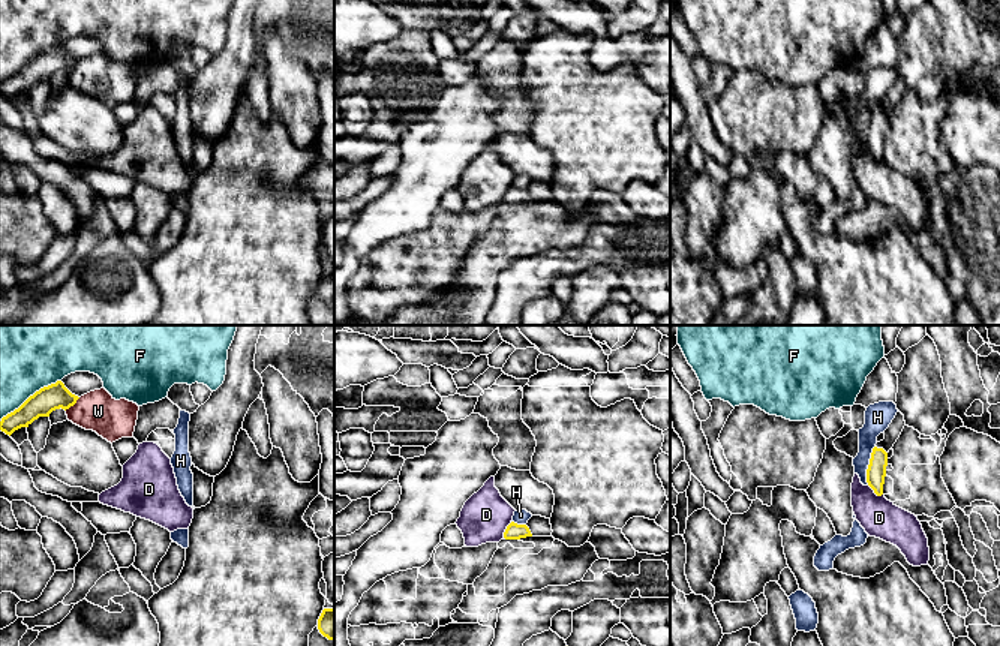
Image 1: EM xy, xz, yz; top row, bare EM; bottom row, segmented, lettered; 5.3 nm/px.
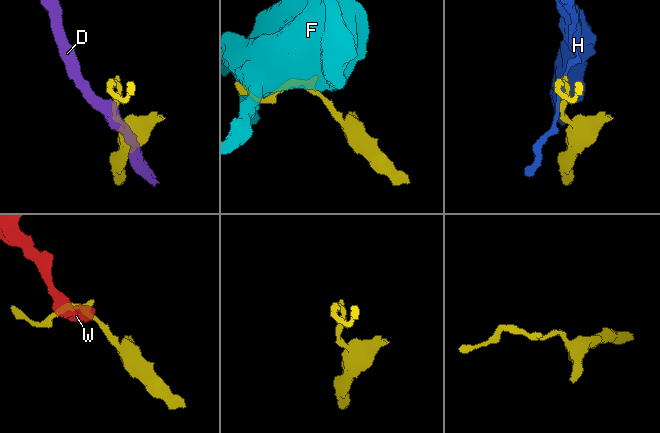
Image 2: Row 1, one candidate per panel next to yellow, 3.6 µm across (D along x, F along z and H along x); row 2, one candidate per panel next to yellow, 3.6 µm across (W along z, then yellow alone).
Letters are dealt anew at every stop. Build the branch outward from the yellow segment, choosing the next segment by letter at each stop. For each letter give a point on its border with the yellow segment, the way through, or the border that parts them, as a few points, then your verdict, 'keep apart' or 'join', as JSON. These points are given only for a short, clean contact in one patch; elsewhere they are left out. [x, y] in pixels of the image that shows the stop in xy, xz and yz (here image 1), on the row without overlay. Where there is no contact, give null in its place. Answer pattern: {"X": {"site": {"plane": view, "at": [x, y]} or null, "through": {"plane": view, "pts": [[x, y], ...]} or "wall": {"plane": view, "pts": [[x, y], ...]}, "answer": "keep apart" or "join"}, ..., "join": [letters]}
{"D": {"site": {"plane": "xz", "at": [505, 194]}, "answer": "keep apart"}, "F": {"site": {"plane": "xy", "at": [30, 60]}, "answer": "keep apart"}, "H": {"site": {"plane": "yz", "at": [868, 129]}, "wall": {"plane": "yz", "pts": [[874, 110], [867, 134], [867, 149]]}, "answer": "keep apart"}, "W": {"site": {"plane": "xy", "at": [72, 69]}, "wall": {"plane": "xy", "pts": [[80, 62], [65, 74]]}, "answer": "keep apart"}, "join": []}

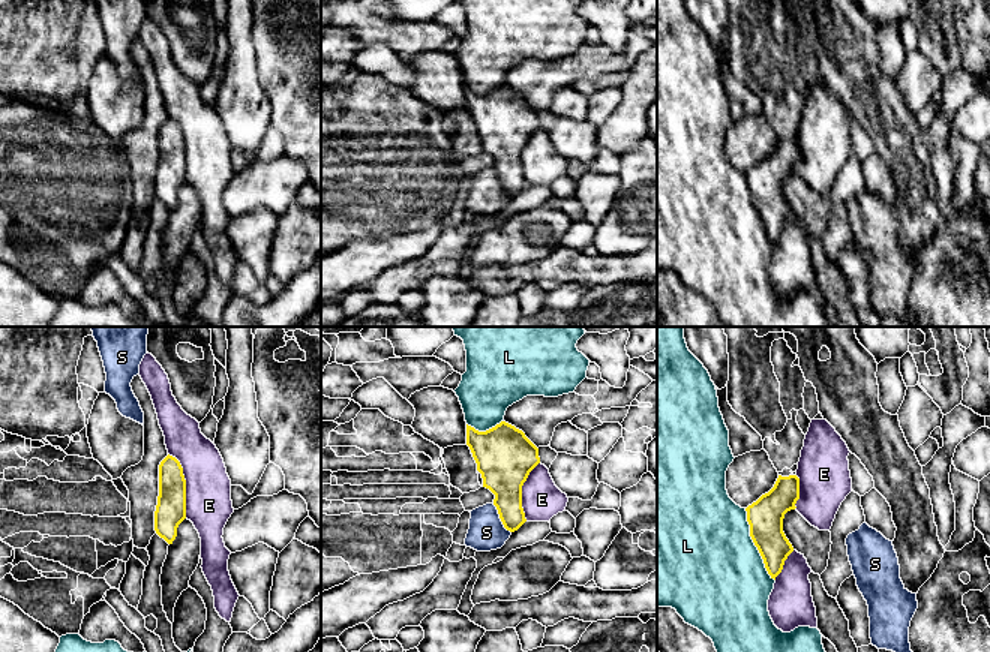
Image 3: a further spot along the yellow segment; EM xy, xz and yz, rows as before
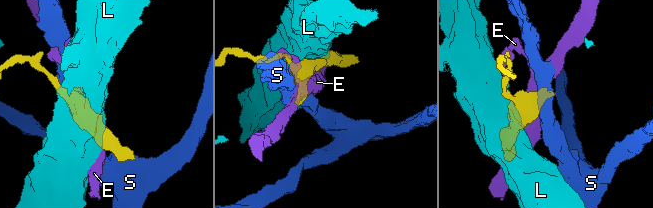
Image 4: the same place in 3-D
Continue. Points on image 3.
{"E": {"site": {"plane": "xy", "at": [185, 149]}, "answer": "keep apart"}, "L": {"site": {"plane": "yz", "at": [755, 209]}, "answer": "keep apart"}, "S": {"site": {"plane": "xz", "at": [500, 182]}, "answer": "keep apart"}, "join": []}

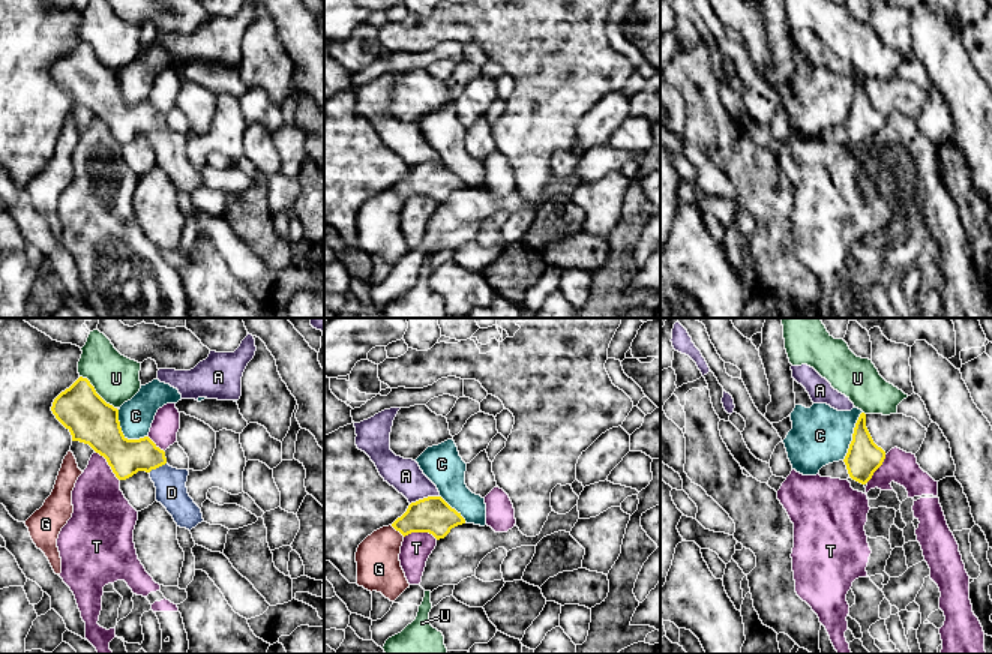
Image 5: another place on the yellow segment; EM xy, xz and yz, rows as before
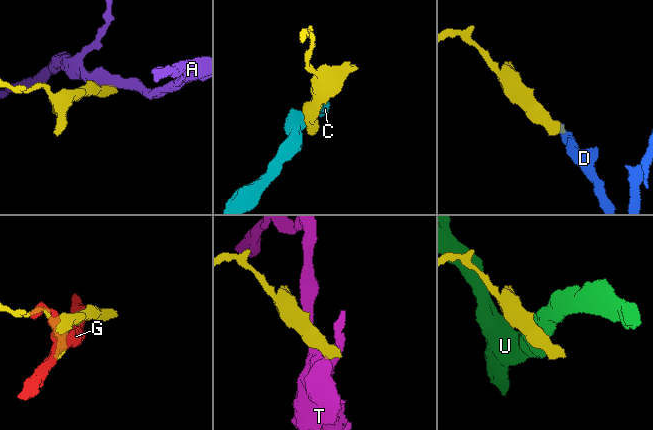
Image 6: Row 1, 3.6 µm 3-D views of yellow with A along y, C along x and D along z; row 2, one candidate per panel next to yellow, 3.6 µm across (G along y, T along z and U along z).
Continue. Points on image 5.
{"A": {"site": {"plane": "xz", "at": [423, 162]}, "wall": {"plane": "xz", "pts": [[438, 159], [419, 162], [410, 168]]}, "answer": "keep apart"}, "C": {"site": {"plane": "xy", "at": [122, 98]}, "wall": {"plane": "xy", "pts": [[117, 74], [120, 95], [128, 102], [147, 101]]}, "answer": "keep apart"}, "D": {"site": {"plane": "xy", "at": [156, 131]}, "through": {"plane": "xy", "pts": [[125, 120], [146, 120], [156, 131], [170, 146], [171, 156]]}, "answer": "join"}, "G": {"site": {"plane": "xz", "at": [398, 194]}, "answer": "keep apart"}, "T": {"site": {"plane": "xz", "at": [420, 195]}, "answer": "keep apart"}, "U": {"site": {"plane": "xy", "at": [95, 56]}, "wall": {"plane": "xy", "pts": [[80, 39], [116, 72]]}, "answer": "keep apart"}, "join": ["D"]}

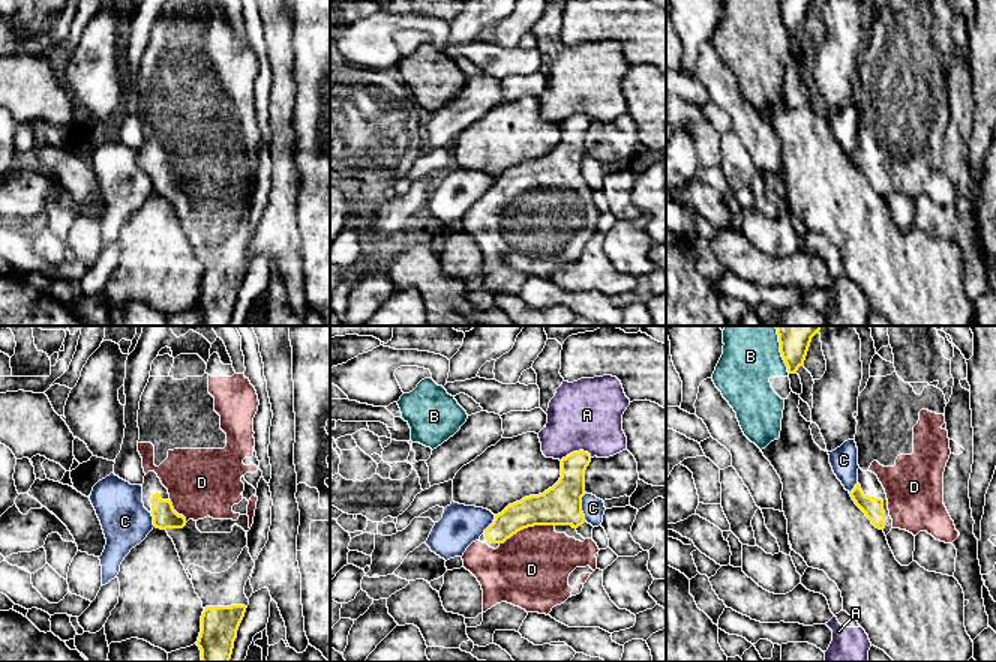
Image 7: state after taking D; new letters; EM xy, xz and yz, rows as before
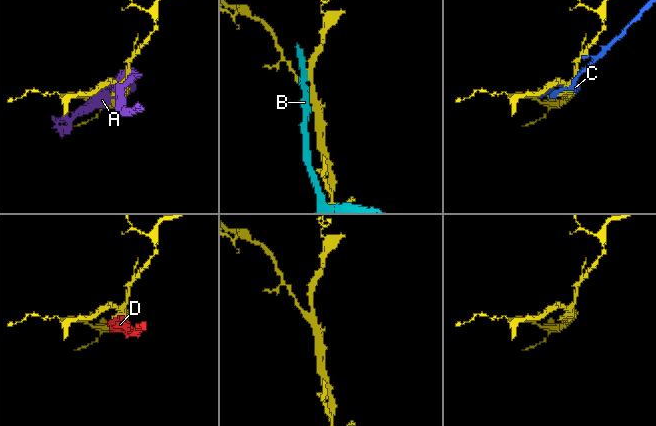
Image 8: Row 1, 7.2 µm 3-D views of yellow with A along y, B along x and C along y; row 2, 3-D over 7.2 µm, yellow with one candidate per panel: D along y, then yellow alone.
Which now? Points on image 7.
{"A": {"site": {"plane": "xz", "at": [575, 116]}, "answer": "keep apart"}, "B": {"site": {"plane": "yz", "at": [782, 18]}, "answer": "keep apart"}, "C": {"site": {"plane": "xz", "at": [581, 170]}, "answer": "keep apart"}, "D": {"site": {"plane": "xz", "at": [527, 191]}, "answer": "join"}, "join": ["D"]}

